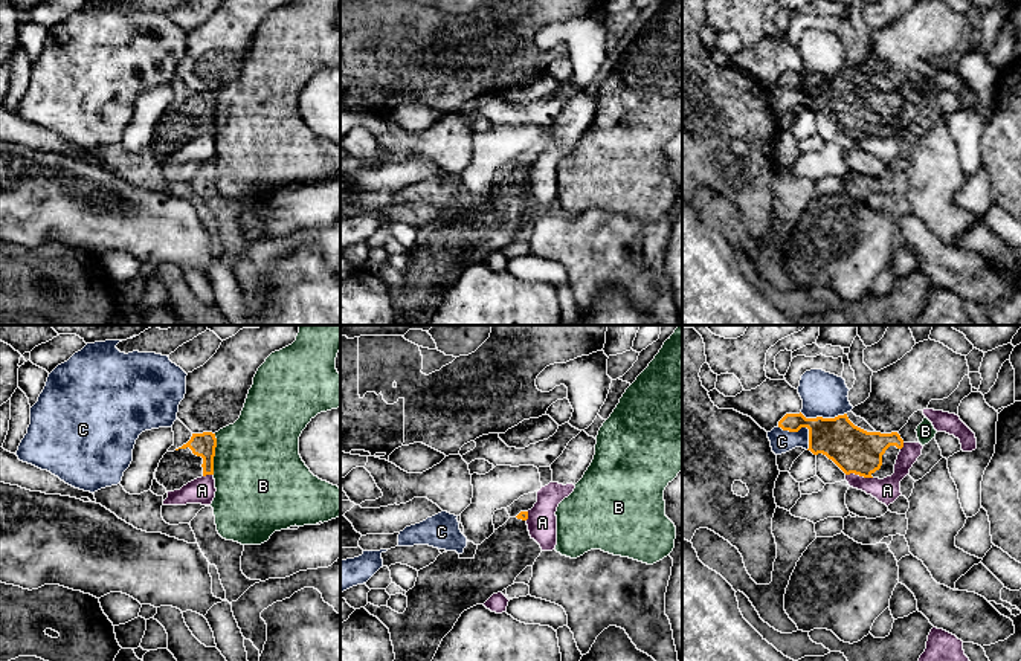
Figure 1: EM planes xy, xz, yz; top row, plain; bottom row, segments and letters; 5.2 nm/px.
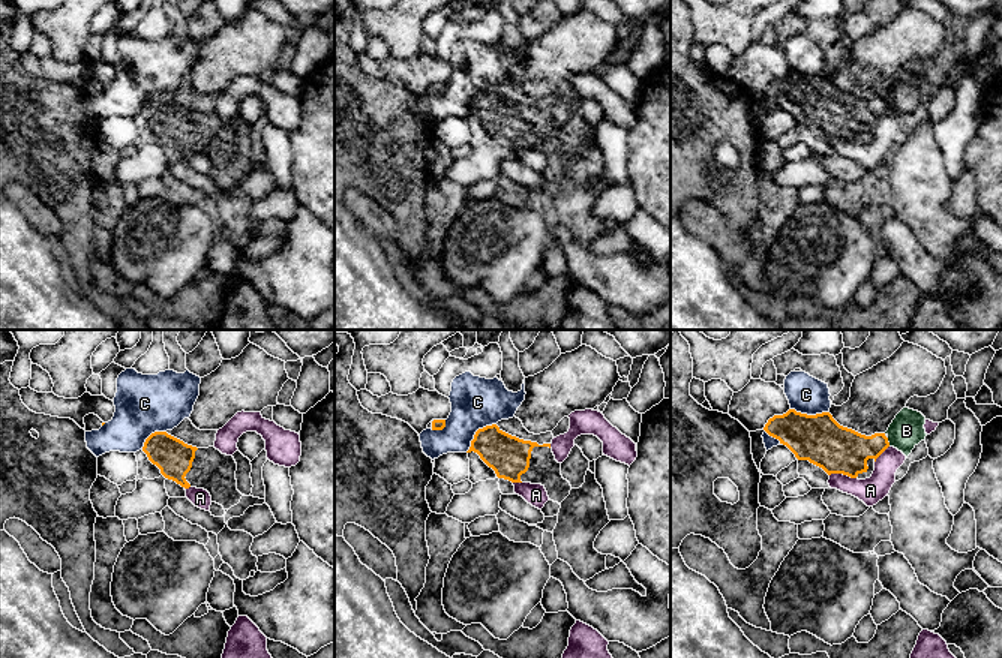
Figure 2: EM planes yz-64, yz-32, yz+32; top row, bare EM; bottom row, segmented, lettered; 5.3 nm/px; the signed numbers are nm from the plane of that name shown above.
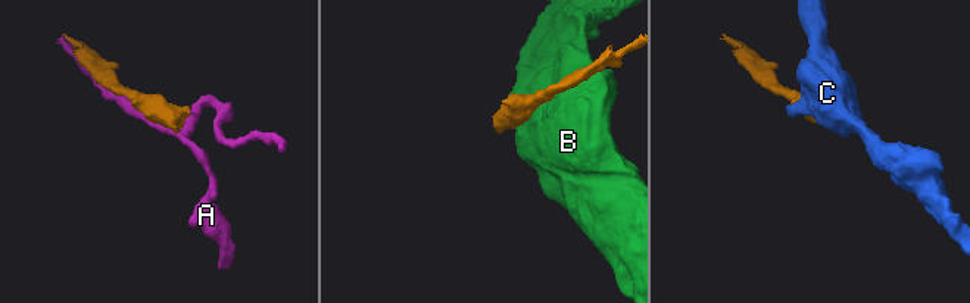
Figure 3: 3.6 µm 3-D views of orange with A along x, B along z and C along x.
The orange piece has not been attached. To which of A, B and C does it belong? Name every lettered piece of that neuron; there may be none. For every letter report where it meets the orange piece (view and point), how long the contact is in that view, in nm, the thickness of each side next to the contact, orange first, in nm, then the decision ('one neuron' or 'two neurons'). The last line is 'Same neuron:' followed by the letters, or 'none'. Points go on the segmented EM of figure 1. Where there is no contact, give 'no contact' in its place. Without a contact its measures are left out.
A: yz (859, 475) | 150 nm | 240/140 nm | two neurons
B: xy (214, 454) | 220 nm | 130/460 nm | two neurons
C: yz (801, 426) | 200 nm | 220/120 nm | two neurons
Same neuron: none

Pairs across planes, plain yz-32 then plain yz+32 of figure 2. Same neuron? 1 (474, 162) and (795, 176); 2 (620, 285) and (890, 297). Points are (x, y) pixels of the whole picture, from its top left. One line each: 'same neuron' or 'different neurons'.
1: same neuron
2: different neurons

